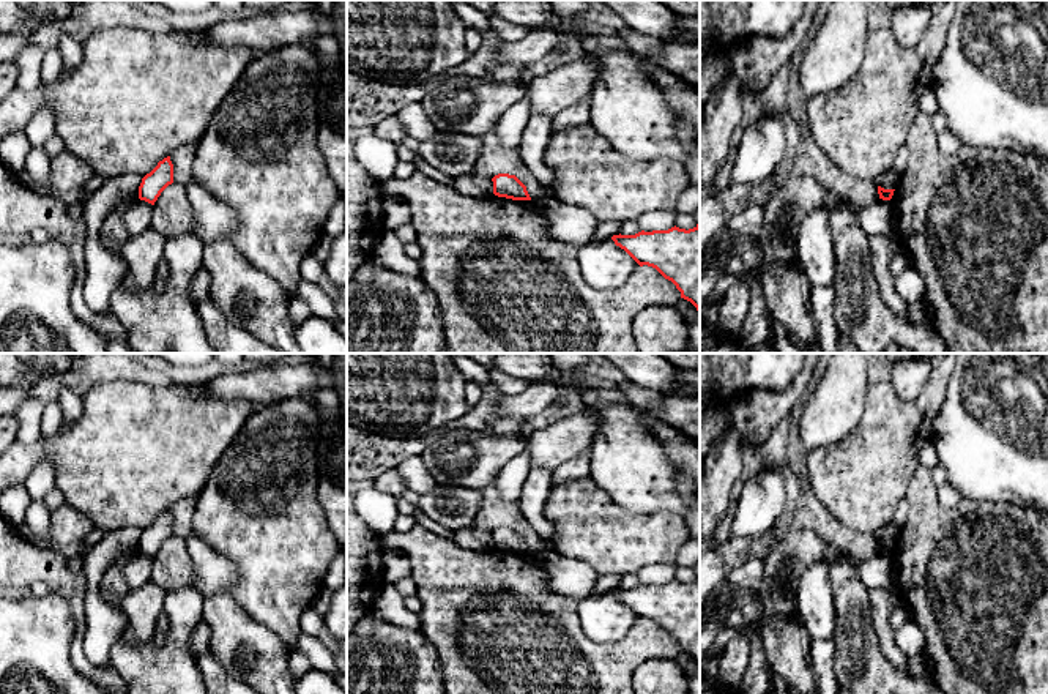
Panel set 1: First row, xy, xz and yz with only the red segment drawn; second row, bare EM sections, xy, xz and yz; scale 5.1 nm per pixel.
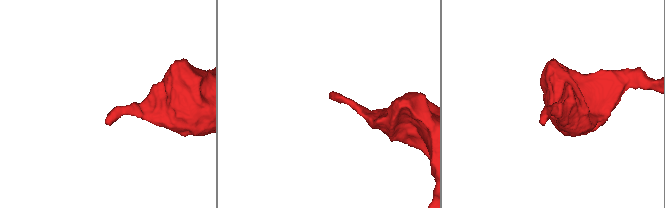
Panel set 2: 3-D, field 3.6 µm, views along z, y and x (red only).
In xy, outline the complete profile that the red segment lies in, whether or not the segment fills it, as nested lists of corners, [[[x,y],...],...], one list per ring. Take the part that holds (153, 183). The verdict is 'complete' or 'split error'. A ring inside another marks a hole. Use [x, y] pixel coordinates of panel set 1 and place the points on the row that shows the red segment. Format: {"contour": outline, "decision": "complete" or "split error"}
{"contour": [[[167,156],[142,178],[142,183],[139,186],[139,199],[154,205],[161,192],[172,183],[173,164],[170,161],[170,156]]], "decision": "complete"}

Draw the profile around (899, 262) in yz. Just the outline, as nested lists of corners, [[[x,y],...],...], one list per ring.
[[[897,249],[889,263],[890,274],[894,278],[898,278],[909,267],[911,267],[911,262],[906,252],[901,249]]]

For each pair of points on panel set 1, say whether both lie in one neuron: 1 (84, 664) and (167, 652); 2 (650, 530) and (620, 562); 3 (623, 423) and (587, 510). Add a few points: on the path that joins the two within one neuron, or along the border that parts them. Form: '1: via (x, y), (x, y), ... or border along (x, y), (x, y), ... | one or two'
1: border along (109, 663), (122, 677) | two
2: via (645, 538), (628, 554) | one
3: border along (590, 477), (624, 508) | two

